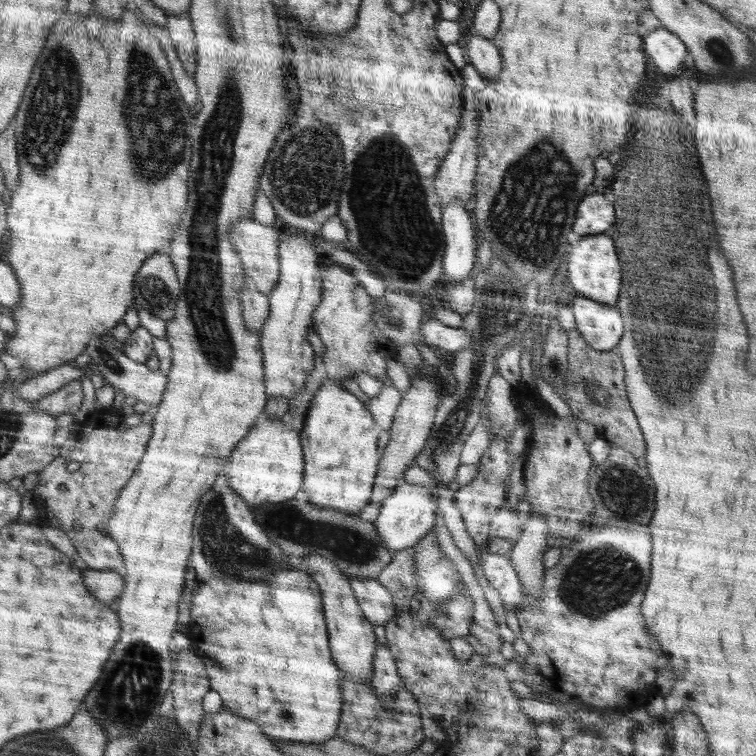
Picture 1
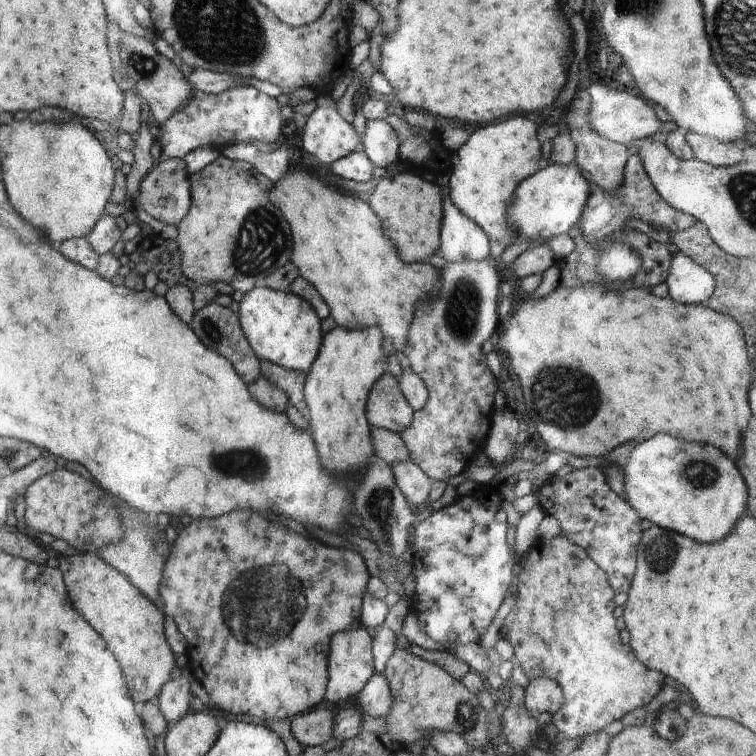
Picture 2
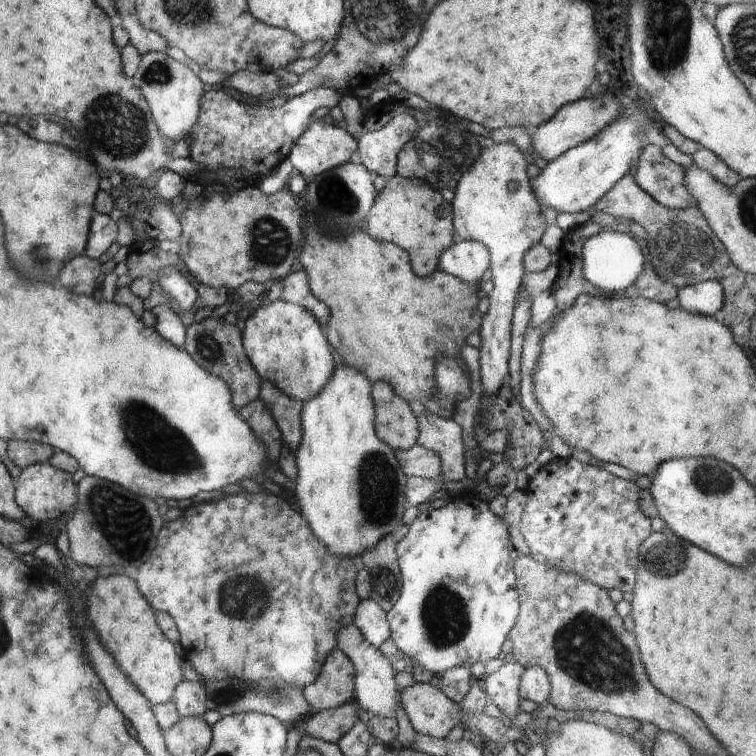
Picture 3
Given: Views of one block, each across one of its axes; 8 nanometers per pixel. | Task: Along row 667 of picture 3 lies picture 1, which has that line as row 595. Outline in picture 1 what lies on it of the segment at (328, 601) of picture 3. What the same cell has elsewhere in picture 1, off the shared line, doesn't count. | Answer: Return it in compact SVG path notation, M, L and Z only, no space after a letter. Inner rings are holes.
M295 563L292 568L282 570L280 574L272 574L264 580L256 582L239 582L239 584L224 584L218 580L206 580L201 582L200 587L192 600L190 621L186 635L192 641L191 651L205 666L205 676L209 679L210 689L215 690L222 697L225 708L244 718L252 720L260 726L260 730L271 741L284 741L284 743L324 743L330 737L335 738L339 720L342 714L340 668L334 662L329 645L329 636L323 613L323 599L320 585L318 585L306 572L299 570Z

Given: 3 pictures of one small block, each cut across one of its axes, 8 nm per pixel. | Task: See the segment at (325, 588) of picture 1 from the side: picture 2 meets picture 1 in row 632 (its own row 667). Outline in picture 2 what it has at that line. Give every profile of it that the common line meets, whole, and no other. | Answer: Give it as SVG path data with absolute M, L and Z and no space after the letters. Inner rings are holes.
M366 627L336 633L331 638L328 661L328 684L325 699L328 702L348 702L354 699L375 673L373 661L373 638Z

